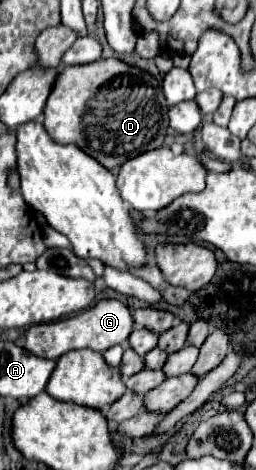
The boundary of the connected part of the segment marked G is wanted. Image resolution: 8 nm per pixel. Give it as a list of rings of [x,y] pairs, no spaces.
[[[103,298],[99,300],[93,308],[87,308],[71,318],[59,320],[59,322],[49,322],[43,326],[31,326],[31,330],[25,332],[25,348],[31,350],[37,356],[57,360],[63,354],[79,348],[91,348],[97,352],[105,352],[115,344],[125,344],[129,340],[129,334],[133,330],[133,316],[131,310],[115,298]]]

